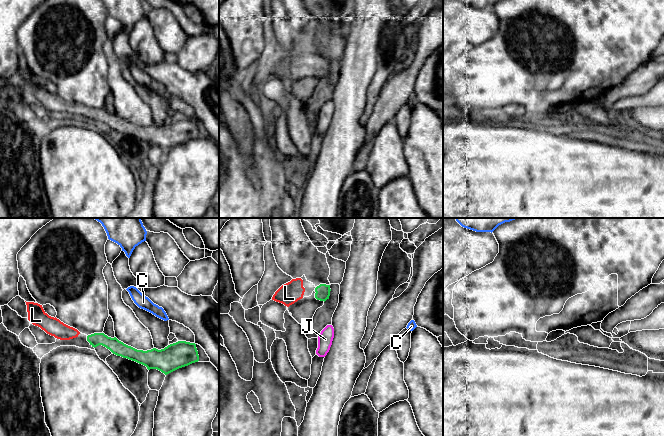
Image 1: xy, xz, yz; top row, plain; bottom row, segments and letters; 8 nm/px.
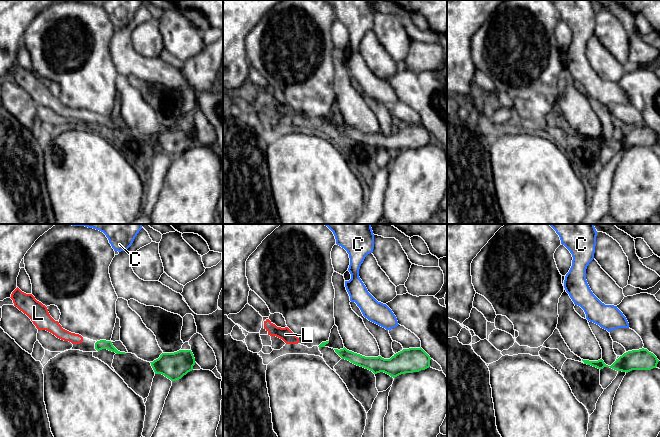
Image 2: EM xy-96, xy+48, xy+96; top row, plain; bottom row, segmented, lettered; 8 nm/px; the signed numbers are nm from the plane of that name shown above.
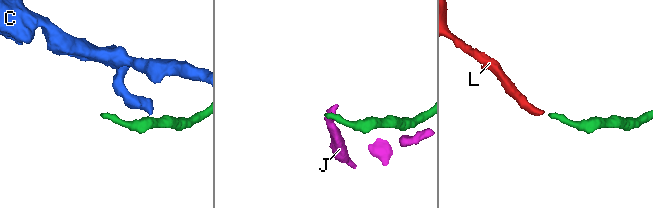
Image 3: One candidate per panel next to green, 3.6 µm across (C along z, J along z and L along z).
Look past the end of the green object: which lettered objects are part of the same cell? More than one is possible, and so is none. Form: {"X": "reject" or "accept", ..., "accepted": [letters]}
{"C": "reject", "J": "reject", "L": "accept", "accepted": ["L"]}

